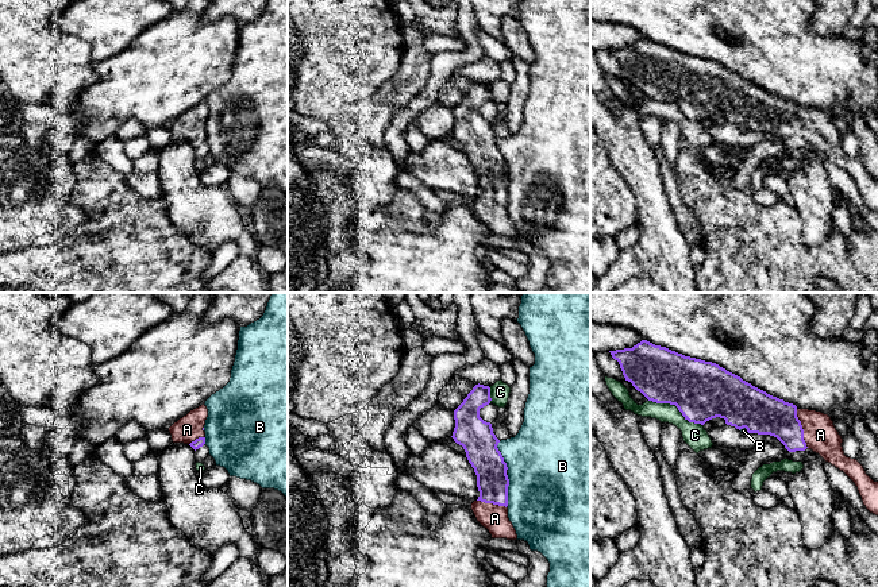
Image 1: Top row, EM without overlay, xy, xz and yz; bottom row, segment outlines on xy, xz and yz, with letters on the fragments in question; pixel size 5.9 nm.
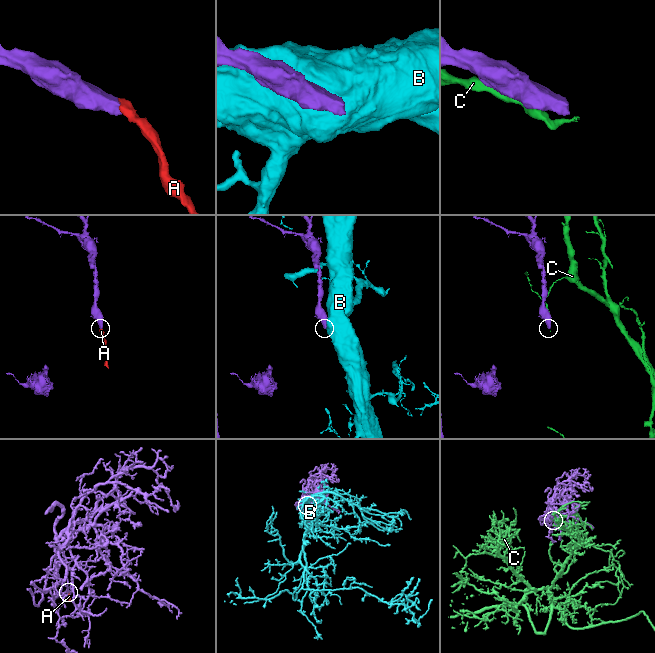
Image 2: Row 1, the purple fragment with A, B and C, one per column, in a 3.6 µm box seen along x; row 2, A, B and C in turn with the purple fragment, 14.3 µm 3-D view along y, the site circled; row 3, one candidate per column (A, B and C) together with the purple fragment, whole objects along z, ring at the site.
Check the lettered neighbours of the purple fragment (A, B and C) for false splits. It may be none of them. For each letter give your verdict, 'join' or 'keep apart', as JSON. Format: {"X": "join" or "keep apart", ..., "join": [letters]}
{"A": "join", "B": "keep apart", "C": "keep apart", "join": ["A"]}

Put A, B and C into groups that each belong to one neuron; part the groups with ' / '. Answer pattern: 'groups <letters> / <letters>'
groups A / B / C

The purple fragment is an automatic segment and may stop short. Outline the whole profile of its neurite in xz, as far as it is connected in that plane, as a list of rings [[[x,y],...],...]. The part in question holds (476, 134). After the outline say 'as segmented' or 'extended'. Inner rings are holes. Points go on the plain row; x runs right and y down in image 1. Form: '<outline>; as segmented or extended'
[[[475,82],[454,108],[453,136],[462,143],[477,173],[480,194],[471,201],[477,219],[489,228],[492,236],[516,237],[517,232],[508,216],[507,161],[497,143],[490,120],[480,115],[480,107],[489,103],[490,85]]]; extended

